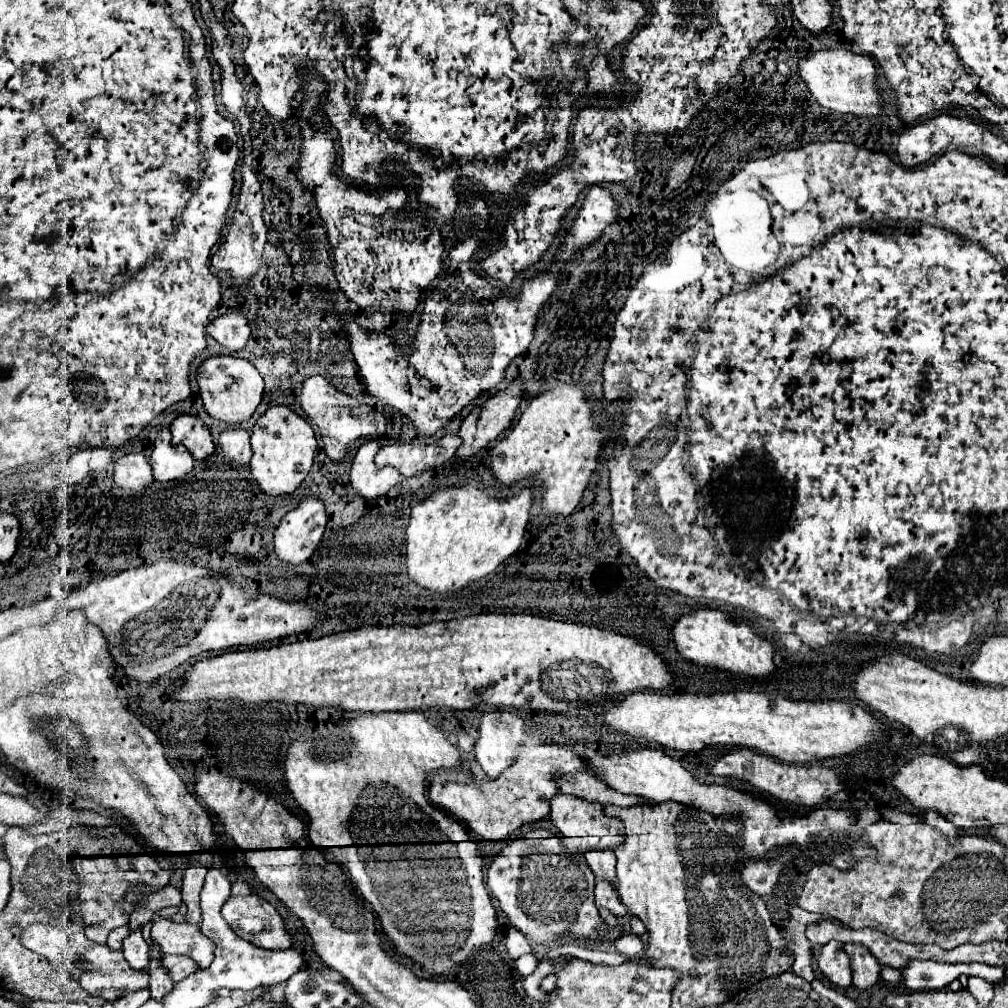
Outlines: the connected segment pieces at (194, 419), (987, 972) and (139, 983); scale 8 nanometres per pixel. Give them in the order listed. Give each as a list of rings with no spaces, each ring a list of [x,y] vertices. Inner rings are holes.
[[[179,415],[171,423],[171,435],[173,443],[181,443],[187,447],[187,451],[197,459],[203,461],[215,451],[215,445],[211,441],[209,427],[197,417],[197,415]]]
[[[909,961],[901,969],[901,985],[909,991],[937,991],[945,989],[961,975],[977,975],[989,983],[1001,983],[1005,967],[991,967],[983,963],[939,963],[939,961]]]
[[[35,921],[27,929],[23,929],[21,945],[43,955],[53,965],[53,969],[61,967],[63,971],[73,975],[73,979],[89,995],[97,995],[97,997],[103,997],[107,1001],[115,1001],[127,993],[133,993],[141,987],[147,987],[147,973],[145,971],[131,969],[129,963],[125,963],[121,951],[113,951],[107,945],[99,945],[99,943],[93,943],[91,939],[87,939],[83,933],[83,925],[79,925],[79,923],[51,925],[51,923]],[[111,959],[117,959],[117,961],[111,963]]]

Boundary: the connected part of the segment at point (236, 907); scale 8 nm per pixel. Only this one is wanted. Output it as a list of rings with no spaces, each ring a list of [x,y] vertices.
[[[229,895],[221,907],[223,919],[243,939],[255,943],[261,949],[289,949],[291,937],[285,931],[283,919],[277,909],[263,897]]]

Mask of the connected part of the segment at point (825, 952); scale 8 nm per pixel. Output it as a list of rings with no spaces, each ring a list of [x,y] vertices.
[[[831,941],[821,947],[821,953],[817,957],[819,971],[835,985],[849,987],[851,985],[851,963],[847,953],[843,951],[843,943]]]

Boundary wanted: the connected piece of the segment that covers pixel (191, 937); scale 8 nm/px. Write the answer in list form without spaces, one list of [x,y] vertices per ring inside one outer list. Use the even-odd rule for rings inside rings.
[[[157,919],[151,929],[151,939],[157,941],[163,953],[181,953],[193,957],[201,969],[211,965],[215,945],[207,939],[199,925],[173,923],[171,919]]]

